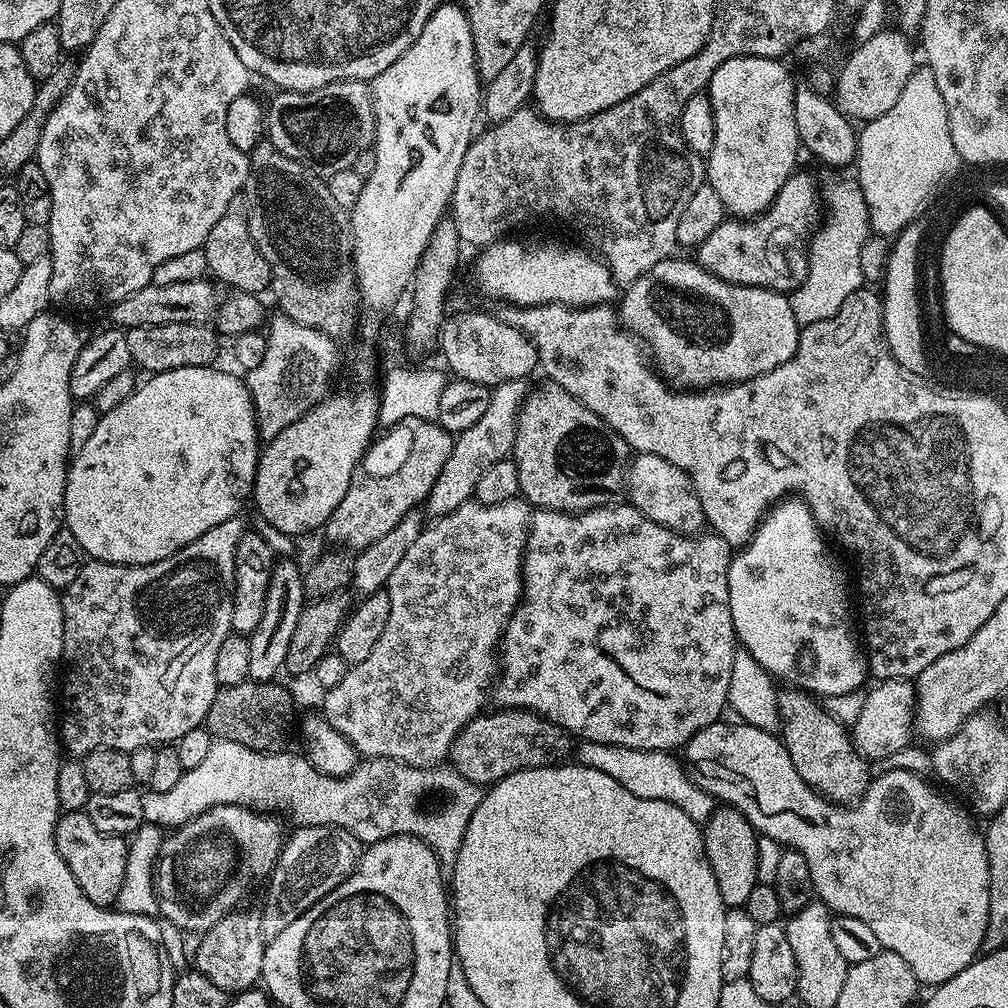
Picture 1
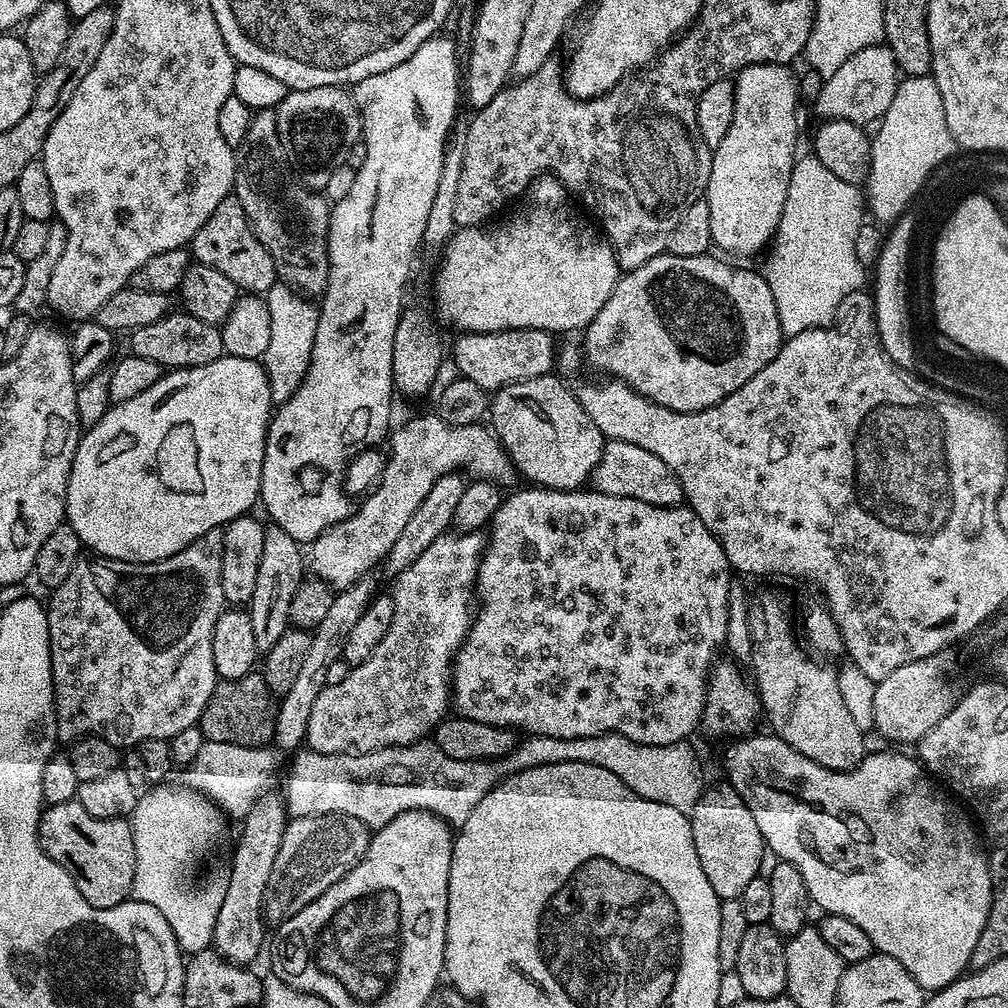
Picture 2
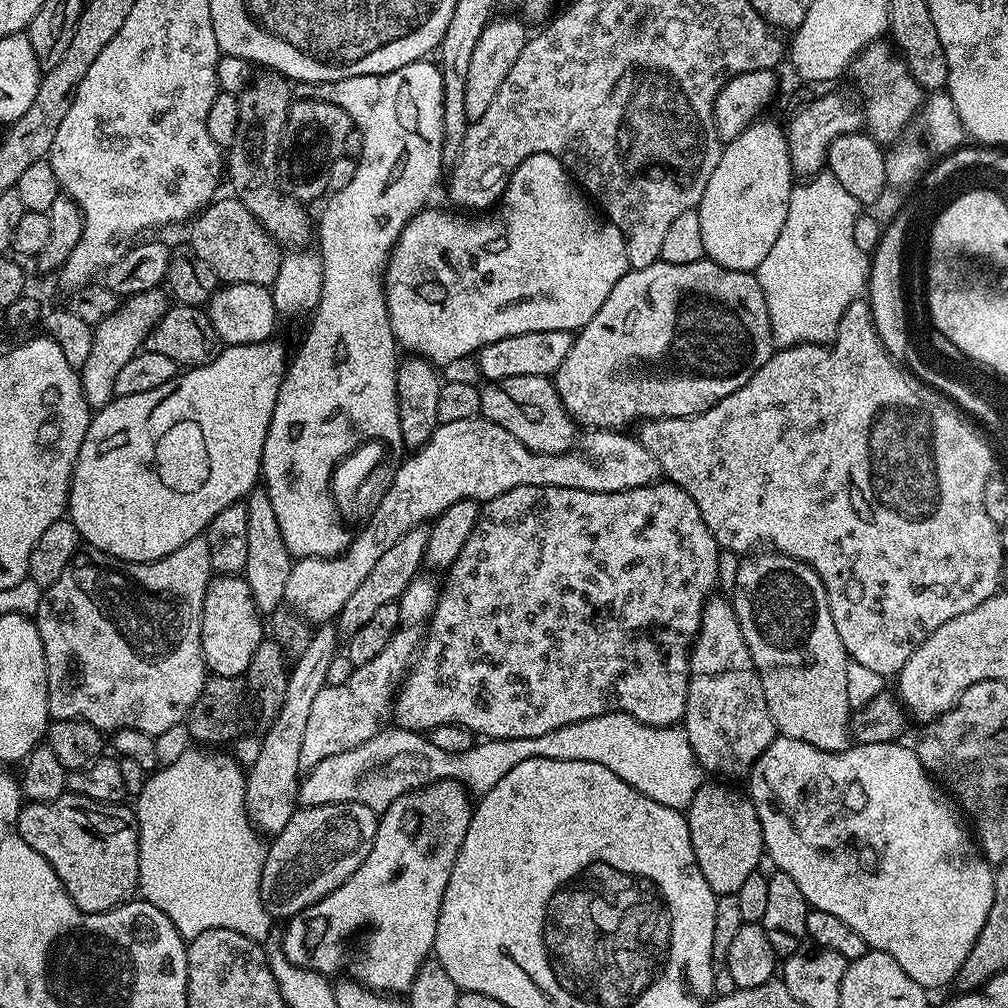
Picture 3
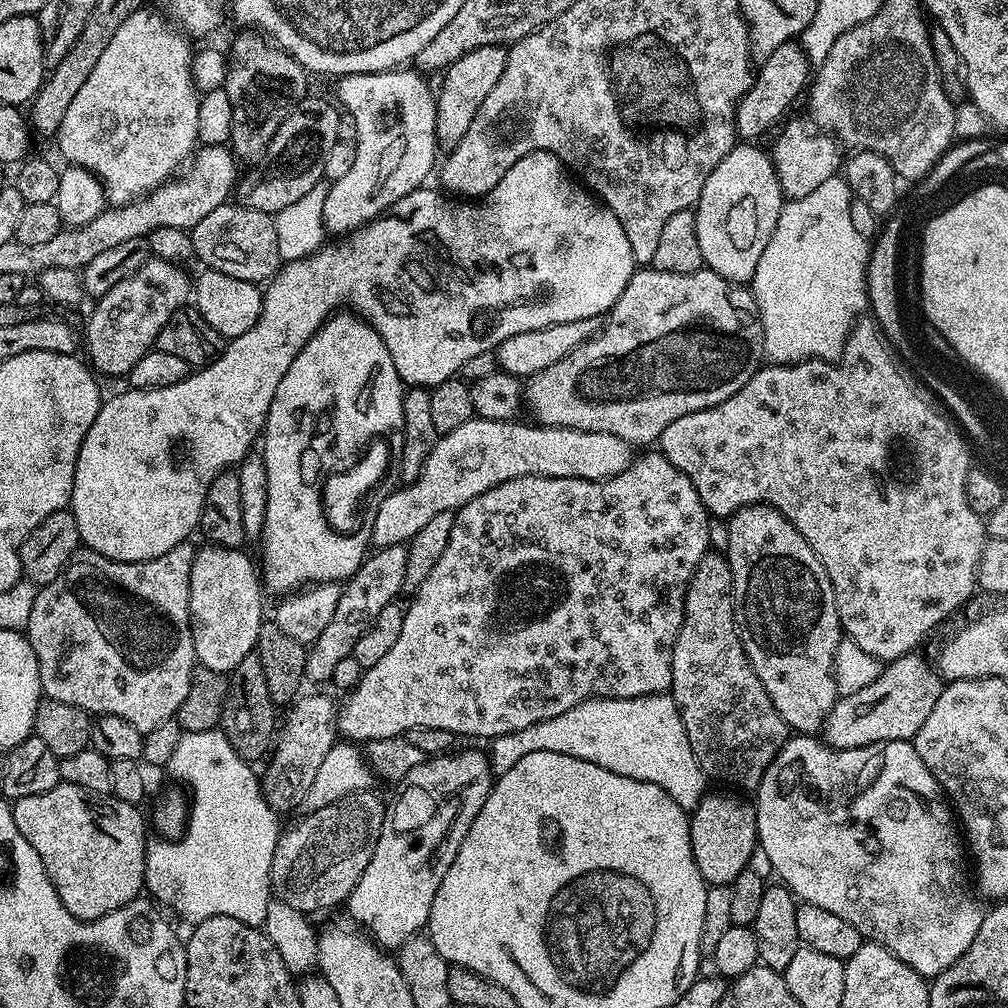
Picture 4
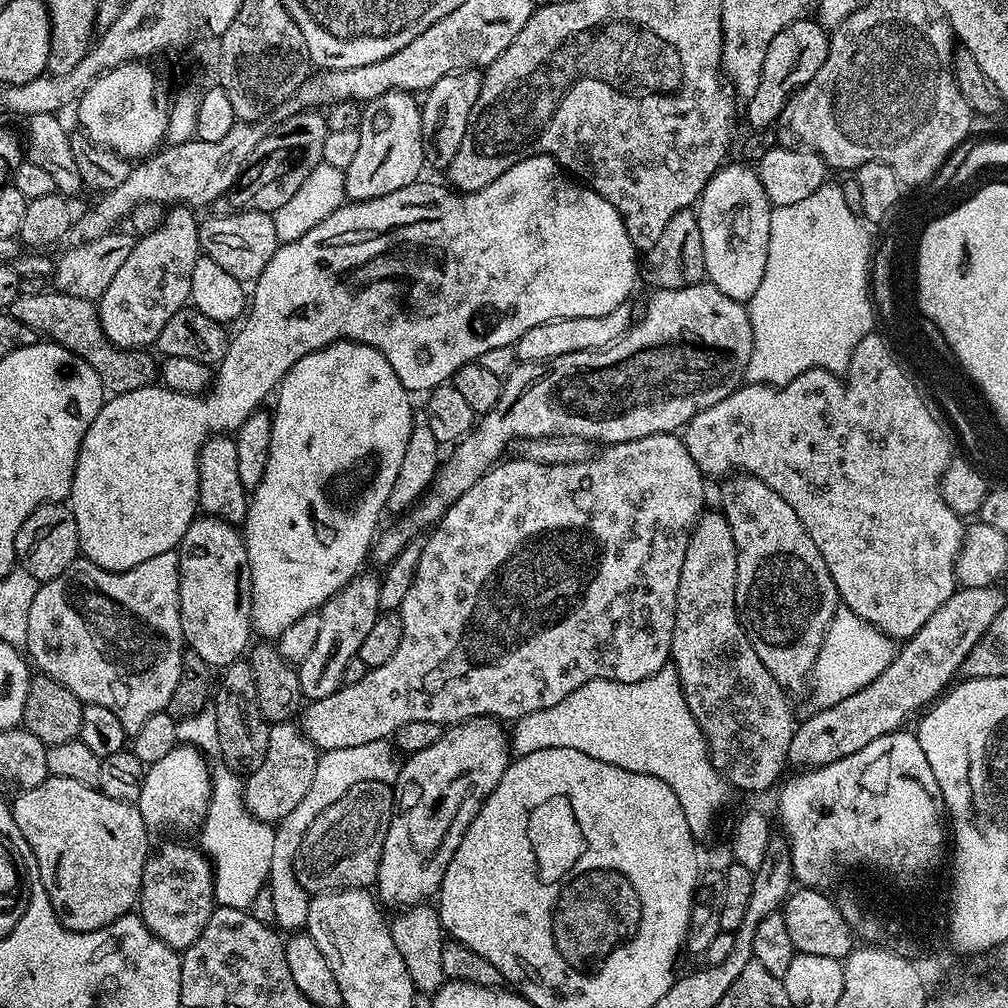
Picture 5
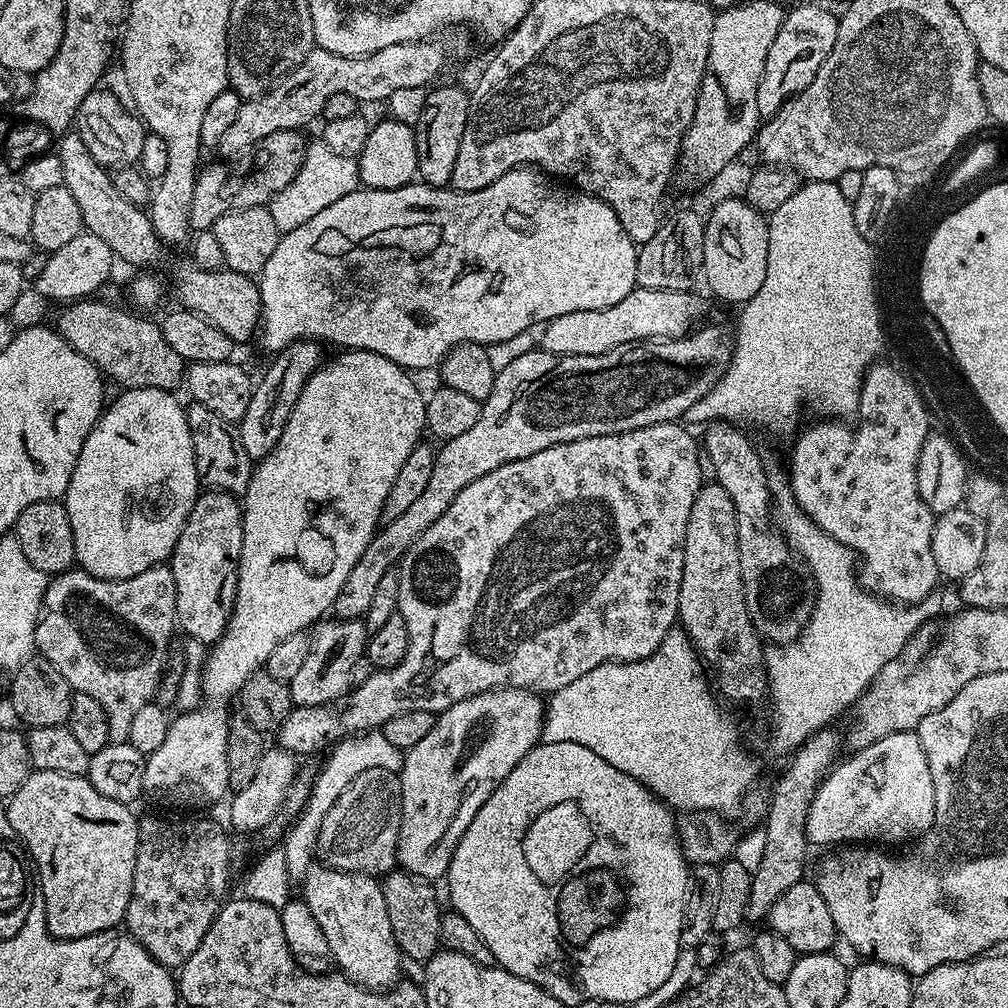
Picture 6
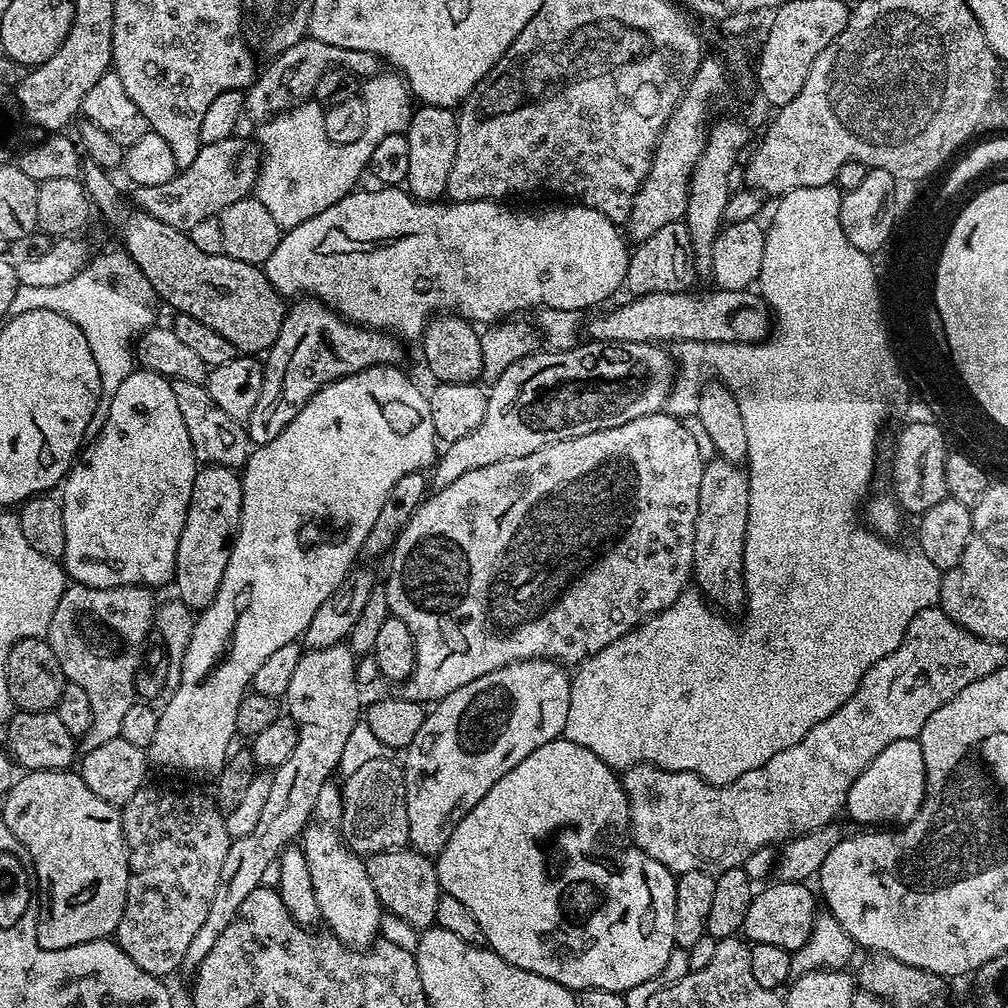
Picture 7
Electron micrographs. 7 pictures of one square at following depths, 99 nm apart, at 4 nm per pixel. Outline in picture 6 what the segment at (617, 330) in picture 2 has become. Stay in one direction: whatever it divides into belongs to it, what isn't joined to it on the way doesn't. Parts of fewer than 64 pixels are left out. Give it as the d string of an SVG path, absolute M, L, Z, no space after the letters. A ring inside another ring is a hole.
M707 324L697 327L687 336L676 336L673 340L635 340L632 344L606 350L606 354L593 356L555 356L543 350L533 350L522 354L522 358L517 358L510 362L510 366L497 372L494 390L481 403L478 422L474 422L470 430L458 434L458 438L450 438L439 445L434 471L430 474L426 490L422 490L422 495L398 518L394 518L394 522L383 525L372 537L366 550L362 550L362 558L354 562L354 570L350 570L346 582L342 582L342 590L338 590L338 598L334 598L331 615L338 620L363 618L366 610L370 610L379 580L387 572L393 571L404 557L405 550L426 529L434 526L442 514L446 514L457 494L470 486L470 482L482 478L482 474L490 474L490 470L498 470L498 466L530 458L530 454L538 454L538 450L546 450L562 442L595 436L616 436L626 430L670 424L683 418L686 410L690 410L694 402L702 399L723 378L732 361L733 333L729 329L727 332L720 324Z

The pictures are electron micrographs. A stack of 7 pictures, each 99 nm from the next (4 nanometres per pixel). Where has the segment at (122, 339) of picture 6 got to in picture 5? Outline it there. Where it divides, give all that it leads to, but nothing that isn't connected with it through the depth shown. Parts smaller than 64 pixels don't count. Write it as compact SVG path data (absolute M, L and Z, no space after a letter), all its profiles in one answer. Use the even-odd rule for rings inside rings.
M47 290L42 294L17 296L10 309L10 315L18 318L22 326L30 326L39 337L53 344L60 344L66 350L94 366L94 374L113 395L128 393L130 390L149 387L157 377L157 361L143 349L122 349L106 338L100 325L100 309L86 298L74 298L65 292Z

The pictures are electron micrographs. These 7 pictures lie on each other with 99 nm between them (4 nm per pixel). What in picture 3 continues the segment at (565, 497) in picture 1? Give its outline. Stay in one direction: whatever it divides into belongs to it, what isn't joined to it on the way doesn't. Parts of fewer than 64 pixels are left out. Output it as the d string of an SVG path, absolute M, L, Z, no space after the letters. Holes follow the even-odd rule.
M546 376L502 378L485 383L480 388L480 416L502 426L502 430L510 430L531 452L566 452L578 440L578 425L562 406L555 383Z

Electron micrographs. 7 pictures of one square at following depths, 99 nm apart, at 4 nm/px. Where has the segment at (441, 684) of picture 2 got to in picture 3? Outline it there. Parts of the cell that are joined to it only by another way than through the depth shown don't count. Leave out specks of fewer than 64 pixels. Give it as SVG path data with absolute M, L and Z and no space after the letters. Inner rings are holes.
M420 574L417 575L416 579L410 582L410 586L406 586L406 590L400 596L398 601L400 605L400 625L398 626L398 630L394 634L394 638L390 638L390 642L386 642L386 650L382 650L382 654L378 654L378 658L370 658L370 662L366 662L365 664L361 664L359 666L353 667L352 673L350 674L350 678L346 678L346 682L342 682L342 686L330 686L329 684L325 684L322 690L318 690L318 698L314 698L314 706L310 710L310 718L306 722L306 734L302 737L302 750L298 753L298 762L300 763L301 769L307 770L313 768L314 766L318 766L318 762L322 762L326 758L330 758L334 754L342 754L346 750L354 750L358 746L362 746L362 742L366 742L370 738L374 738L379 734L382 730L382 725L384 719L389 719L390 713L394 708L394 697L397 692L400 691L400 685L403 684L405 675L409 668L412 667L419 651L420 646L424 642L424 634L428 627L428 620L432 617L432 612L436 609L436 598L438 595L438 584L431 580L430 577L424 576L428 574Z

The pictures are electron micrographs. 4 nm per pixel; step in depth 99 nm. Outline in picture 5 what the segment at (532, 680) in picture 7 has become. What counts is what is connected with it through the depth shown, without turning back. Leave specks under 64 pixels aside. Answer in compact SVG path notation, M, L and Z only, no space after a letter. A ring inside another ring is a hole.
M486 716L445 727L442 738L438 738L434 746L426 746L426 750L411 753L401 763L400 776L394 785L396 810L392 814L390 830L386 830L386 842L382 846L382 858L374 885L379 899L385 905L393 904L393 909L403 910L414 904L425 903L439 893L446 866L450 858L454 858L458 842L462 842L470 822L476 817L494 786L498 786L509 763L510 740L506 735L505 725Z

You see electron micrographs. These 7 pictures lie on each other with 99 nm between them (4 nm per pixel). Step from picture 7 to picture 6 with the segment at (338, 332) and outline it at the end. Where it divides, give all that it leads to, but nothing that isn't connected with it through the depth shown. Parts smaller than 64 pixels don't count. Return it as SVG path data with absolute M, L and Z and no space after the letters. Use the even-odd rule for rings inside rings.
M301 338L286 346L271 357L272 365L264 372L261 380L255 381L250 398L250 406L246 406L246 414L238 422L238 431L242 438L242 446L253 462L266 459L270 450L278 446L278 438L282 438L282 430L298 402L298 394L308 379L314 375L322 363L321 345L312 338Z

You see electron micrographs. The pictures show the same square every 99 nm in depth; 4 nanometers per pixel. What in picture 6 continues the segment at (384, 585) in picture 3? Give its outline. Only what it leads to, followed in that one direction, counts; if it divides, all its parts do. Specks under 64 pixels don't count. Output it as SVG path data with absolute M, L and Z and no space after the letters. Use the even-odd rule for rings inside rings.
M321 619L311 629L310 650L306 654L303 665L298 669L298 674L294 674L290 682L293 705L331 704L347 696L353 687L350 666L354 666L354 662L358 662L358 658L365 655L369 635L363 619Z

